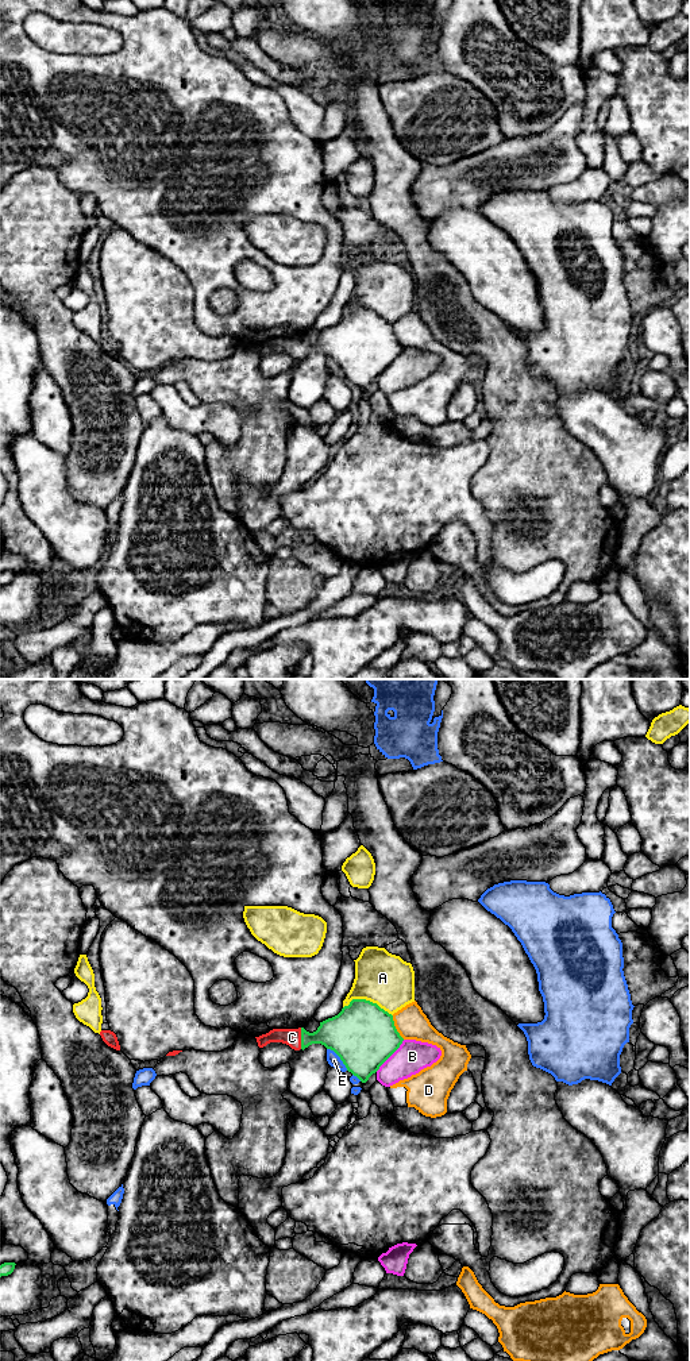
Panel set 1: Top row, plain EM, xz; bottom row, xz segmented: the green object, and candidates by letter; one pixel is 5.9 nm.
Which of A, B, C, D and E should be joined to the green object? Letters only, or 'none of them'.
C

